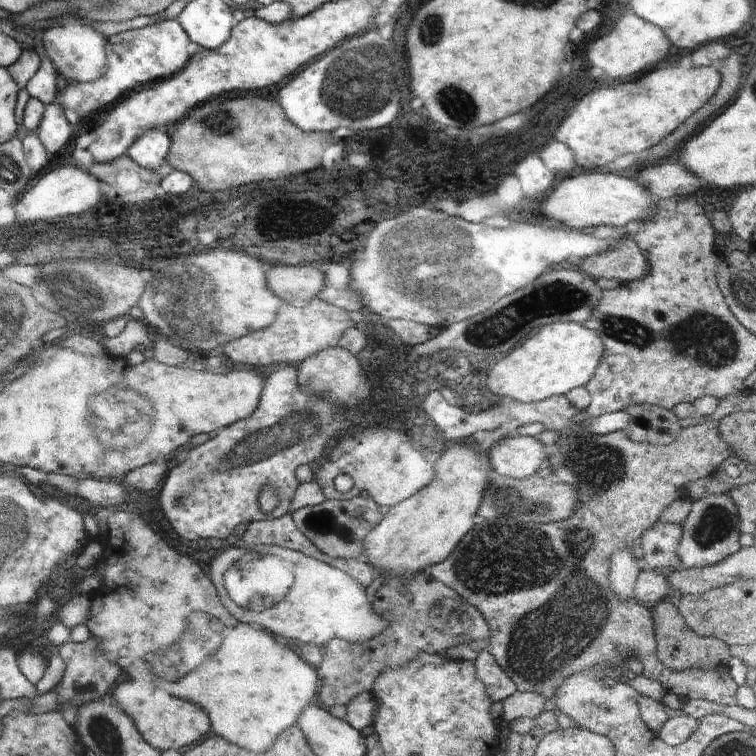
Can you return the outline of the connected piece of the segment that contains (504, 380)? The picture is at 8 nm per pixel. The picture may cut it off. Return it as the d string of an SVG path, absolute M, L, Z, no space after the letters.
M558 321L540 327L523 340L516 349L512 349L504 360L494 364L490 375L486 377L486 386L490 392L500 396L510 396L523 403L540 403L551 396L560 396L575 388L585 386L596 374L601 356L605 354L605 345L597 332L574 321Z

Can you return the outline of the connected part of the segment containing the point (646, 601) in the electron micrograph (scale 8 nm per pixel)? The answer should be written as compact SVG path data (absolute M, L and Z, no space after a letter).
M644 568L635 582L633 596L642 605L653 607L662 600L674 599L666 574Z

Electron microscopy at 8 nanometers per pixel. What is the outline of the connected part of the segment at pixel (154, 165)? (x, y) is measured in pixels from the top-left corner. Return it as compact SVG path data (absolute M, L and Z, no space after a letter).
M158 128L143 132L125 152L138 166L157 171L165 163L170 150L171 132L163 132Z

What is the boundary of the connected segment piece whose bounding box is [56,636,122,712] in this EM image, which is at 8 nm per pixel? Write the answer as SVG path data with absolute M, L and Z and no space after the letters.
M92 636L83 643L75 643L69 640L59 647L59 653L62 660L64 660L64 664L66 664L66 668L56 692L59 700L58 712L61 712L61 705L64 702L70 702L72 706L80 707L86 702L102 699L105 694L109 693L111 686L116 684L116 680L122 672L121 668L100 655L95 650L96 647L97 639Z

